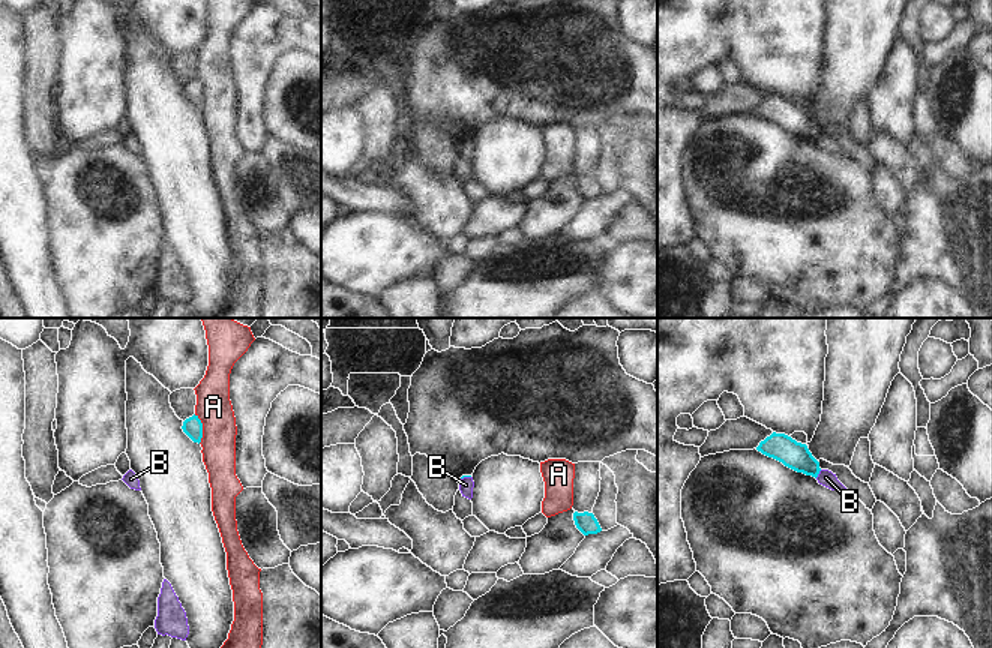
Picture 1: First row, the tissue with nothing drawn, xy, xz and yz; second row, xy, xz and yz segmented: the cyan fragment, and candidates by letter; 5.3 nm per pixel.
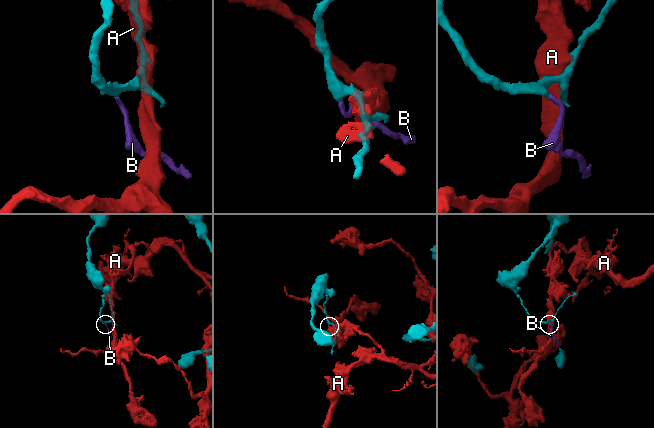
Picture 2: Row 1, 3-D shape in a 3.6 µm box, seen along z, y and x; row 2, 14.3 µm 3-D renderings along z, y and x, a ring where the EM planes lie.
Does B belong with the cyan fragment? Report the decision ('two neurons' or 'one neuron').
two neurons

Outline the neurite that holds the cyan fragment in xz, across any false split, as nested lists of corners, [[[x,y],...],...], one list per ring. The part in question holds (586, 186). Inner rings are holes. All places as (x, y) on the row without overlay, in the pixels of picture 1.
[[[575,176],[573,184],[575,184],[576,192],[584,200],[597,198],[597,196],[602,195],[602,192],[600,192],[600,189],[599,189],[599,186],[597,186],[597,183],[594,182],[593,177],[588,177],[588,176],[578,177],[578,176]]]

